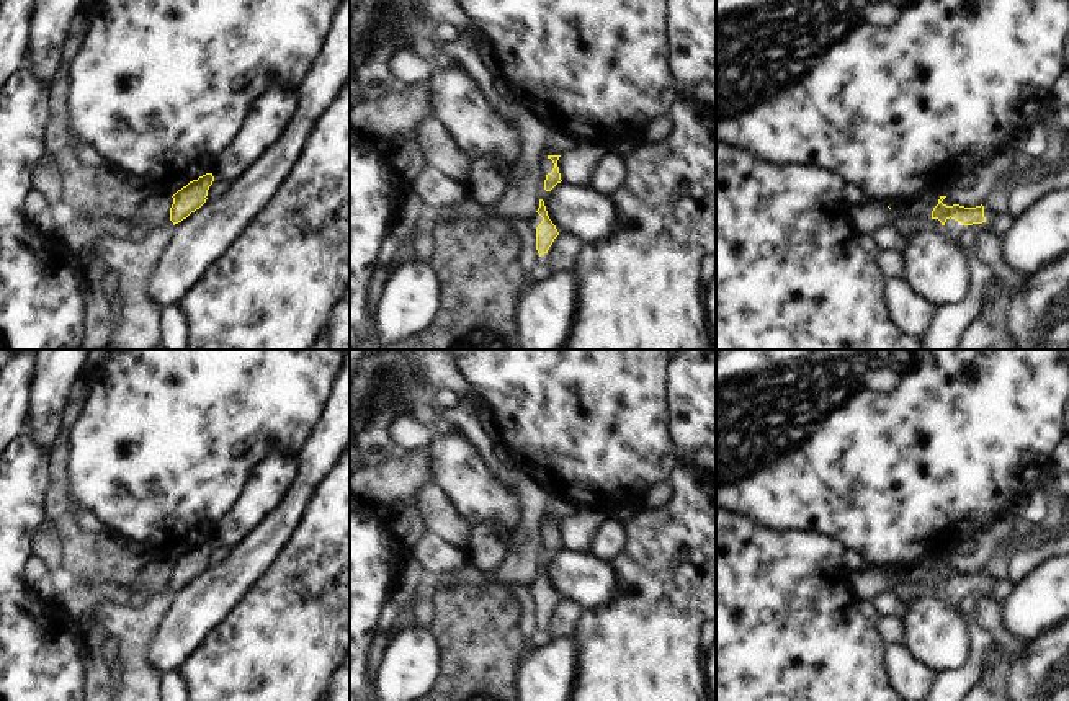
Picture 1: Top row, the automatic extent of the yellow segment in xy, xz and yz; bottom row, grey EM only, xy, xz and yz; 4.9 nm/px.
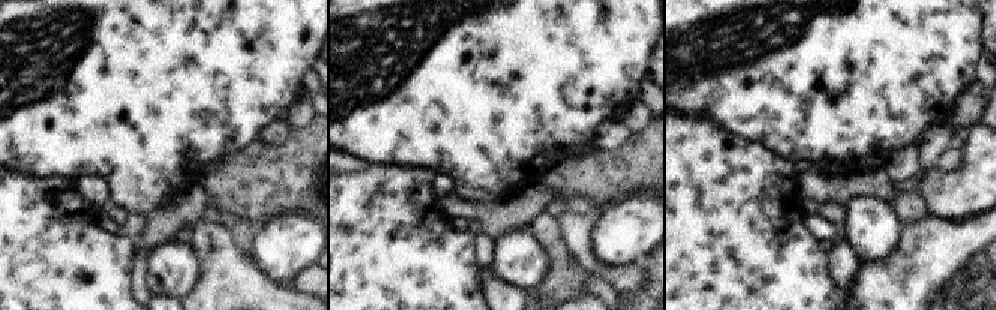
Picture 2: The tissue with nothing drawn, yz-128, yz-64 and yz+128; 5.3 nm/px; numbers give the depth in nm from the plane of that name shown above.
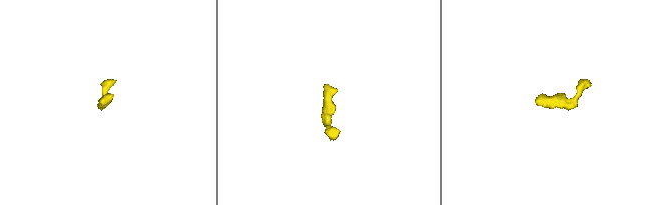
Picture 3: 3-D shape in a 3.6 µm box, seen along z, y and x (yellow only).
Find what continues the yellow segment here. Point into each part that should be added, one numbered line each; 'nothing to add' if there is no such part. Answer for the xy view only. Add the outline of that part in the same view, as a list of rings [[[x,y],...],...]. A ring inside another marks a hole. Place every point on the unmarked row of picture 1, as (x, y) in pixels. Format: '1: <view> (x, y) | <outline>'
1: xy (138, 680) | [[[168,587],[137,608],[98,601],[82,613],[80,621],[92,621],[118,637],[121,672],[111,701],[159,701],[160,672],[147,659],[147,649],[172,595],[173,588]]]

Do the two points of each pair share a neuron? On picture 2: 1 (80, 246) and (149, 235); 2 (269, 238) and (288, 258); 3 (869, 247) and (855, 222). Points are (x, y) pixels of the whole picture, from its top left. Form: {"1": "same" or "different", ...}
{"1": "different", "2": "same", "3": "same"}

